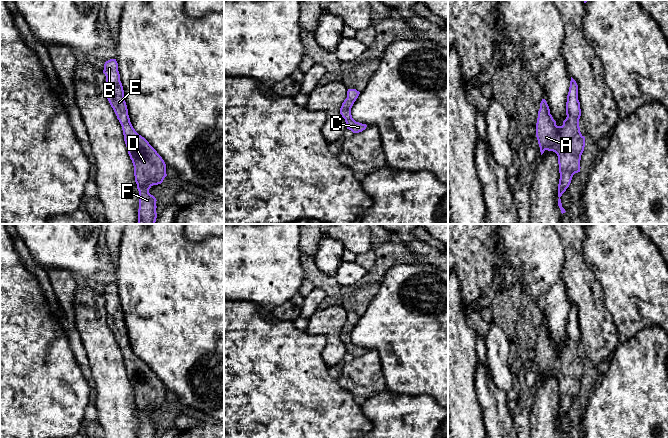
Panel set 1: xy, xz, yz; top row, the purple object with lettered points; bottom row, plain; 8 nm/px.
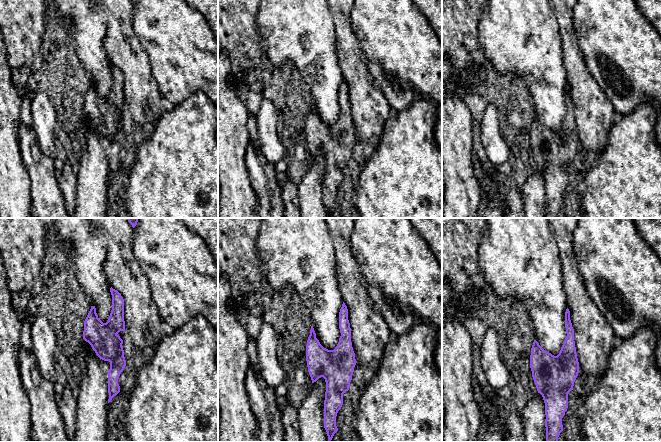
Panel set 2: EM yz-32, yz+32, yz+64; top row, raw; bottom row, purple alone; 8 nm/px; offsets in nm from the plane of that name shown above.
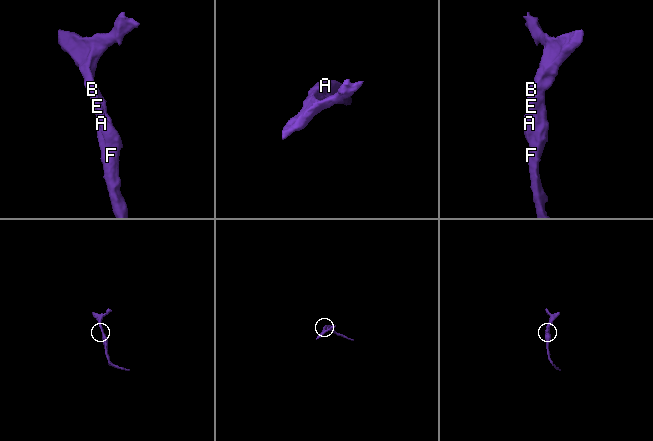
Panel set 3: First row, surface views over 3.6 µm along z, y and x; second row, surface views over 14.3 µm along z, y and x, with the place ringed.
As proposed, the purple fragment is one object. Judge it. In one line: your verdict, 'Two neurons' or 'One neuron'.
One neuron

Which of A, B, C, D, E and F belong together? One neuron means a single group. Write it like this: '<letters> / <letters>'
A B C D E F

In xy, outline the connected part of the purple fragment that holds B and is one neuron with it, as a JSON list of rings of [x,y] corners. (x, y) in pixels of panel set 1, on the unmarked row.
[[[116,283],[105,286],[103,297],[106,300],[107,323],[122,350],[127,375],[134,390],[135,406],[139,415],[138,438],[157,438],[157,424],[149,417],[149,413],[163,406],[167,400],[166,388],[130,346]]]

